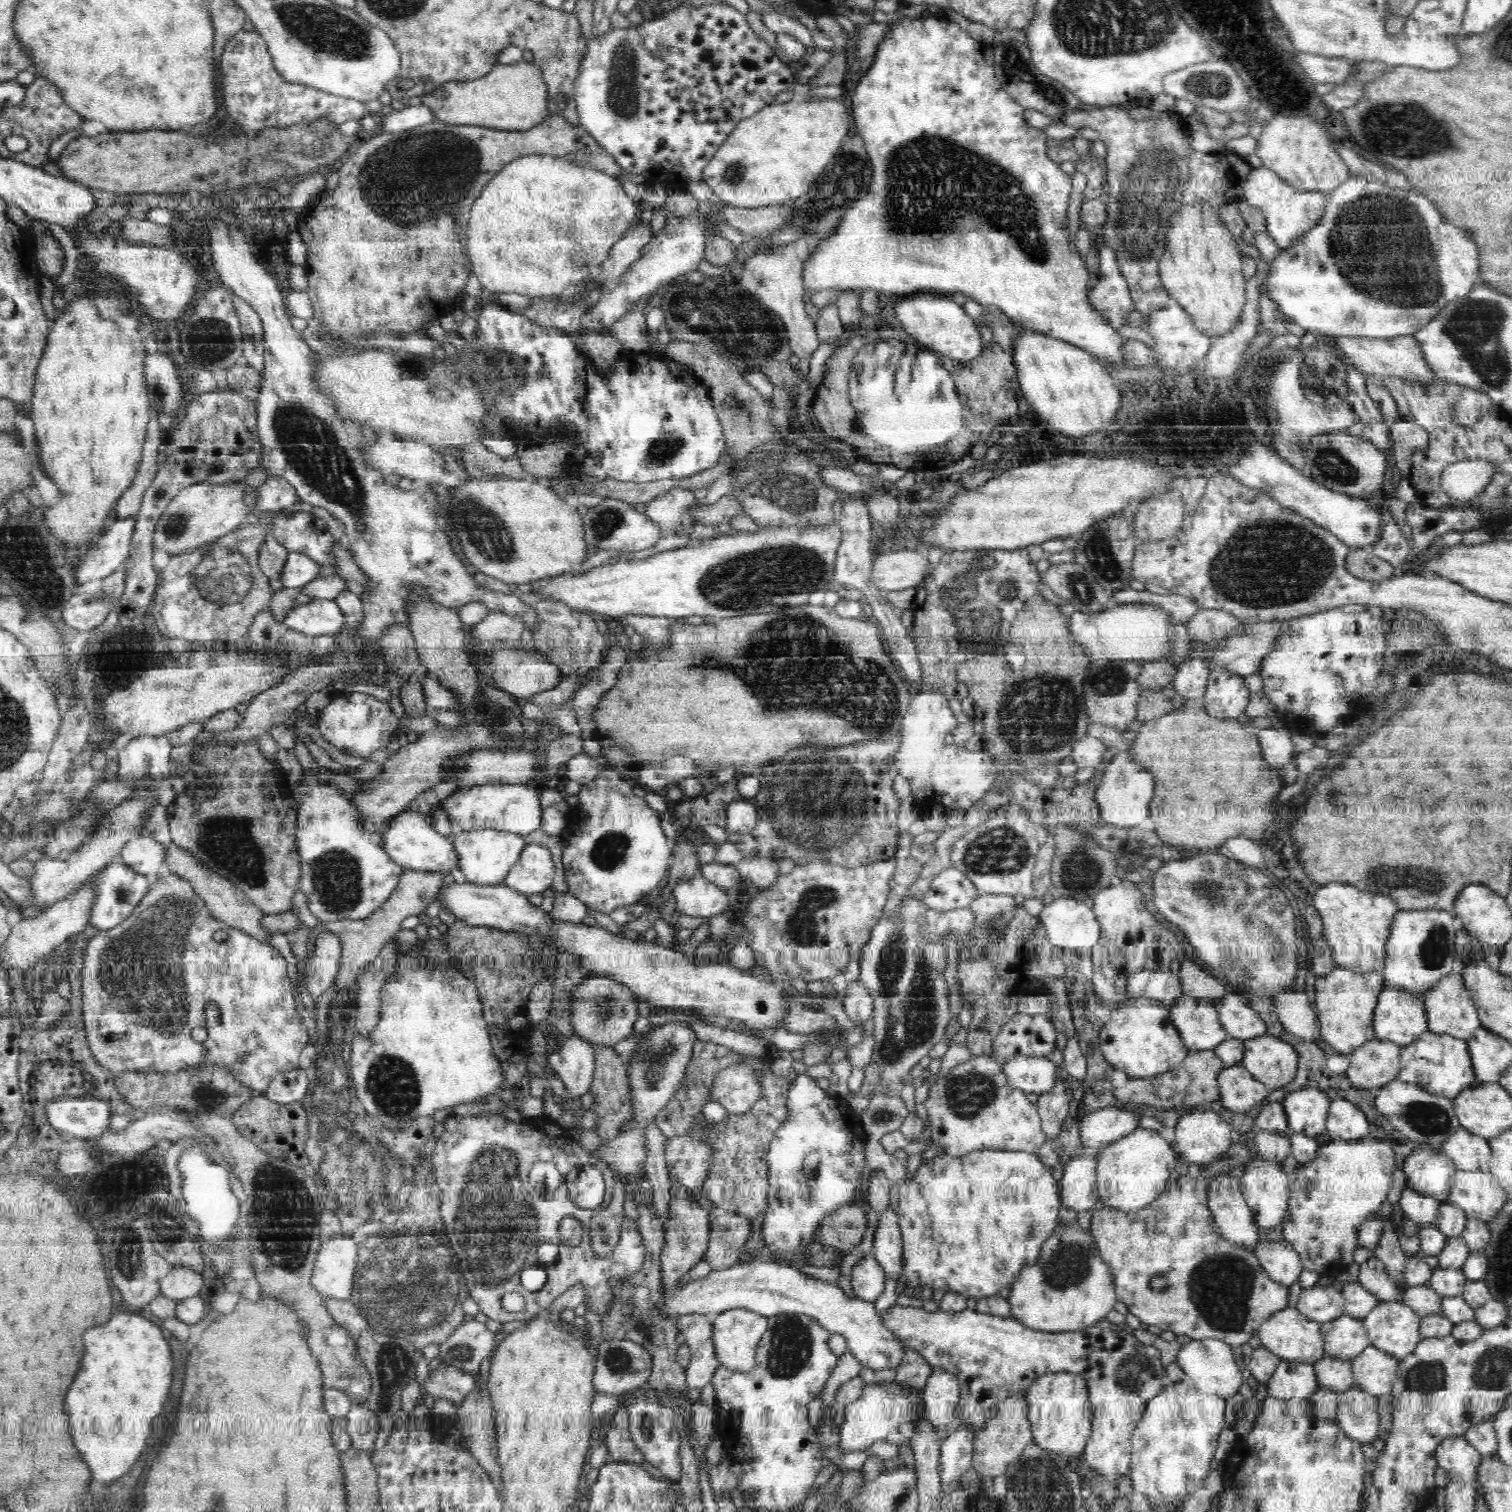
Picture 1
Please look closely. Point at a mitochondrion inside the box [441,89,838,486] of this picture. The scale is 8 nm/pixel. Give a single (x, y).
(737, 322)

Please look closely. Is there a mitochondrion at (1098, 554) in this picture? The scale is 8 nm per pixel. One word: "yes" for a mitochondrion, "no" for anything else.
yes

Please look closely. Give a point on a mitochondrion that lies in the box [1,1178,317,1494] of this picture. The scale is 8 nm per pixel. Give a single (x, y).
(128, 1257)

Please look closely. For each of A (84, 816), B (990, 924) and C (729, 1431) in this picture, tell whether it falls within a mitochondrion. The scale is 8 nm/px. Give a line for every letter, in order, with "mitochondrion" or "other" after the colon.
A: other
B: mitochondrion
C: other

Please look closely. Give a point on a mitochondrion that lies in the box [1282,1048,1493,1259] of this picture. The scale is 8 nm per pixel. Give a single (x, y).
(1428, 1119)

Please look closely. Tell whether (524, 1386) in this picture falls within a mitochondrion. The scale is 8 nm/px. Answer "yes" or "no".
no

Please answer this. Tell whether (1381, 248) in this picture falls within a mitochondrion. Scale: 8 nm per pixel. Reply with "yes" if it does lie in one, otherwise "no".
yes

